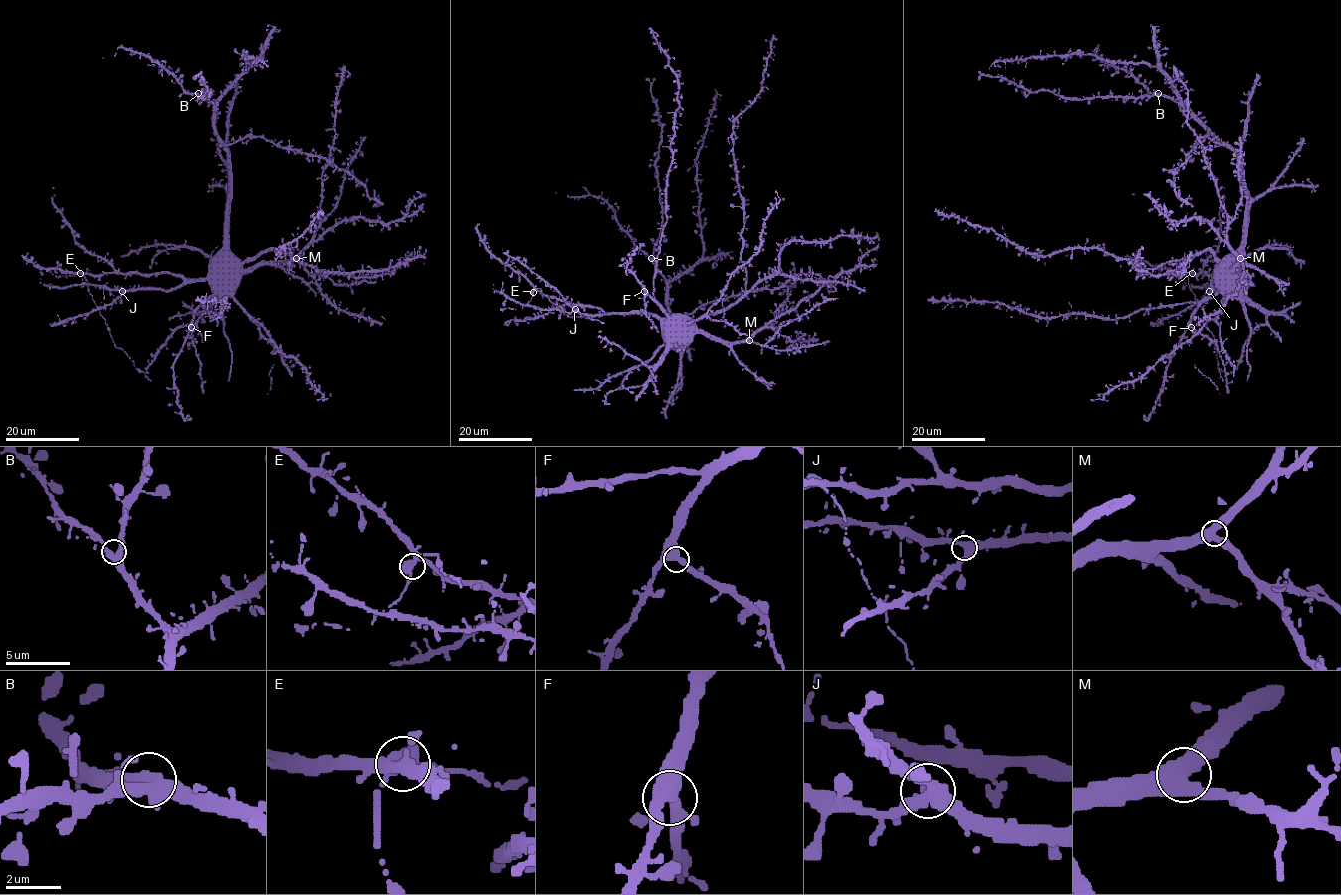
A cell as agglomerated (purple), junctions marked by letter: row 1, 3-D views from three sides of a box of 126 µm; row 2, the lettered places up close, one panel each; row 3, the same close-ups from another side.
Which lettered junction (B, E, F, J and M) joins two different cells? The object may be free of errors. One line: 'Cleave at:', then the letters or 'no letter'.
Cleave at: no letter

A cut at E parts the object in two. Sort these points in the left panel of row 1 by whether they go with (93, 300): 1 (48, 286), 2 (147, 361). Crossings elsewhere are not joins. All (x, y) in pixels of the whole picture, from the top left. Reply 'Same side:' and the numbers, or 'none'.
Same side: none

